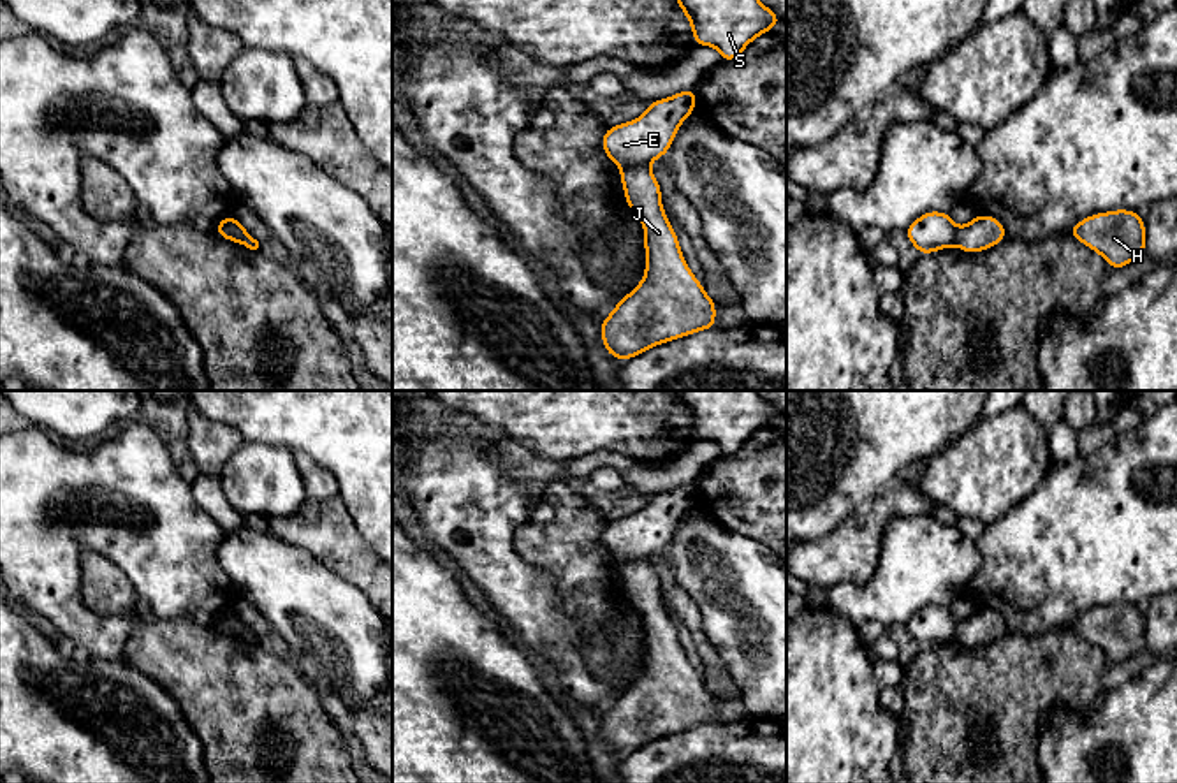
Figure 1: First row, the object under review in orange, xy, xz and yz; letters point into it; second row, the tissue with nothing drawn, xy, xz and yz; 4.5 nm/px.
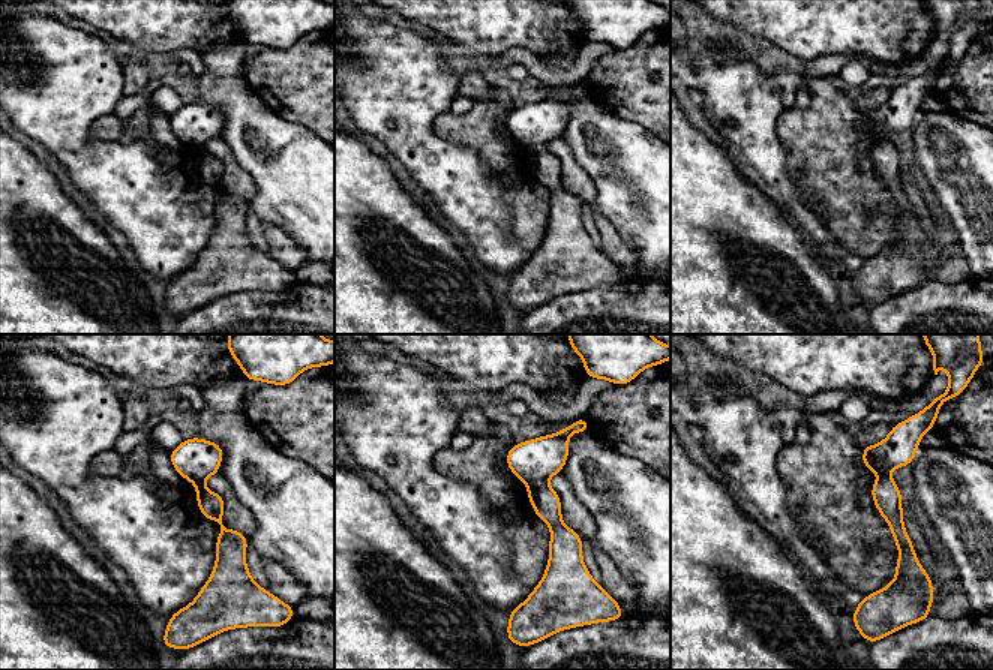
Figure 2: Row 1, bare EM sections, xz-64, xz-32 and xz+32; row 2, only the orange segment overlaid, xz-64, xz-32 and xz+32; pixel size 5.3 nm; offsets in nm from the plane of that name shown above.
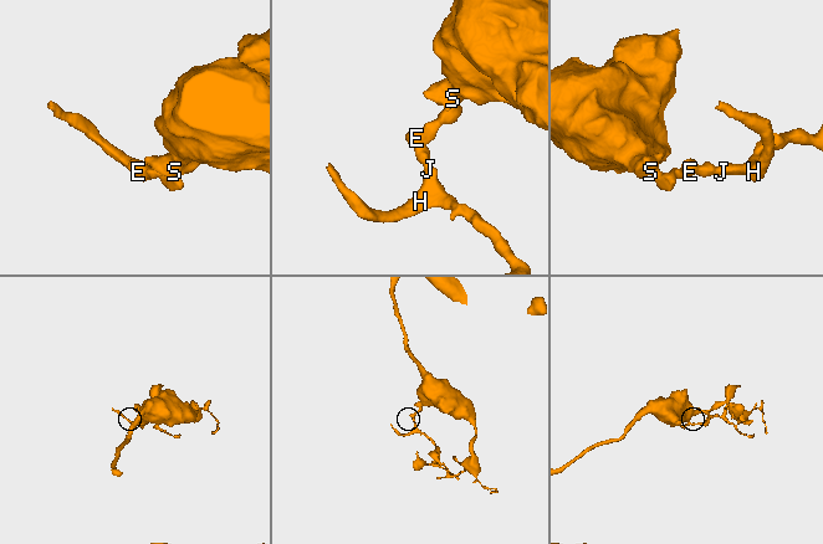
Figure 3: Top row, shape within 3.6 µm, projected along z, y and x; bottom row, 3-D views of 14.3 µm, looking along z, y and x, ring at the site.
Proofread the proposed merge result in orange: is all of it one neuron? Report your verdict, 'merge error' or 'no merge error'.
merge error

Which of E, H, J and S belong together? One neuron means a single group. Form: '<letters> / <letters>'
E S / H J

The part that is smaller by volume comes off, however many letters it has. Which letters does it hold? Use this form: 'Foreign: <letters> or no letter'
Foreign: H, J

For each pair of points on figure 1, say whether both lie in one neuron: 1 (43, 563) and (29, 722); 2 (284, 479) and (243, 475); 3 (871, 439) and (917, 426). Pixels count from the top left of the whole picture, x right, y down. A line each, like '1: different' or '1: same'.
1: different
2: same
3: same

